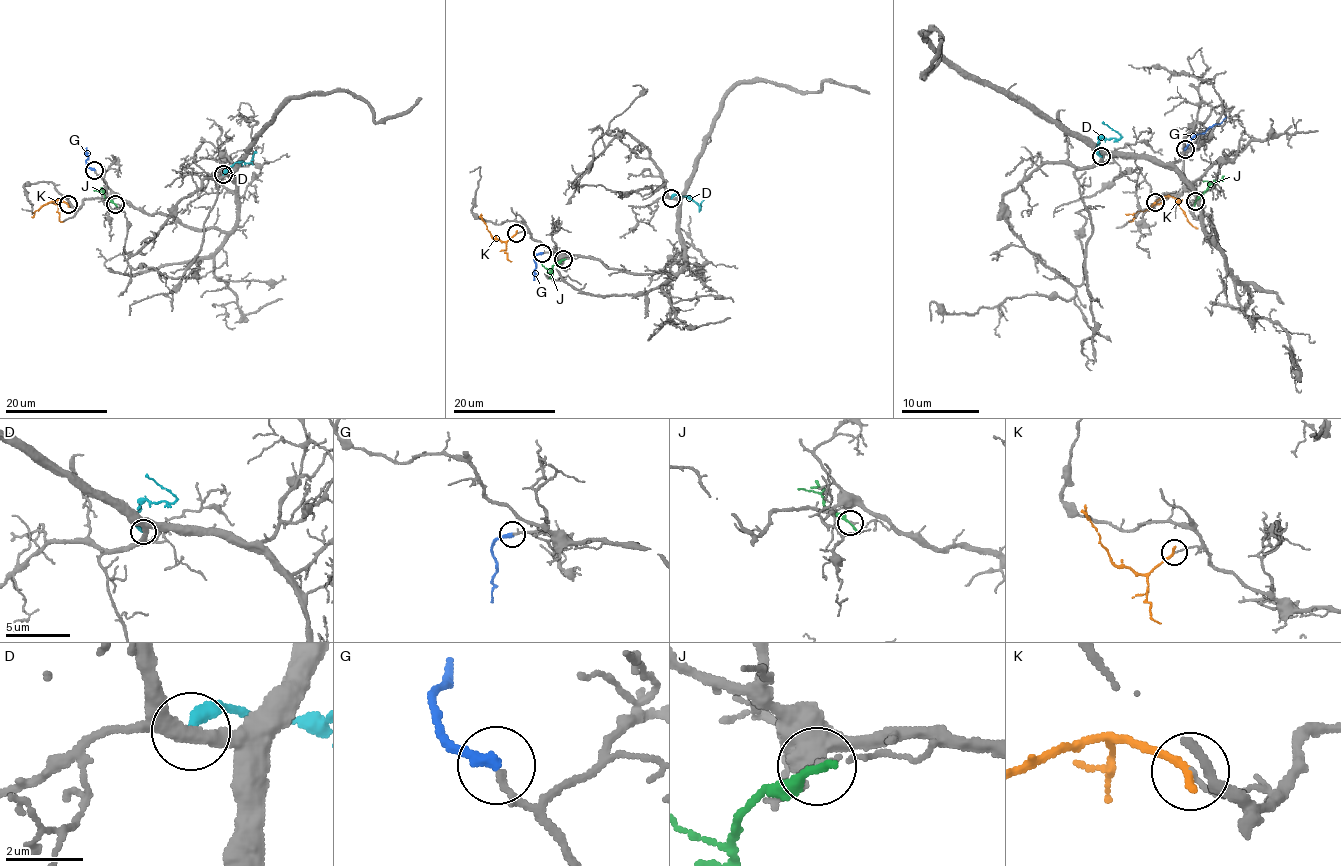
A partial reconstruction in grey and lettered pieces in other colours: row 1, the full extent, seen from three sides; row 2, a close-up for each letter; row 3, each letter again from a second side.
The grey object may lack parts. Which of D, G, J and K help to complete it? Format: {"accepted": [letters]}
{"accepted": ["G"]}

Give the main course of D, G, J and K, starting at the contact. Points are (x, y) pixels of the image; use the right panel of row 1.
D: (1101, 157), (1098, 145), (1099, 139), (1119, 137), (1101, 122)
G: (1185, 149), (1193, 137), (1205, 133), (1226, 116)
J: (1195, 202), (1224, 176)
K: (1154, 202), (1168, 196), (1138, 211), (1129, 221)

